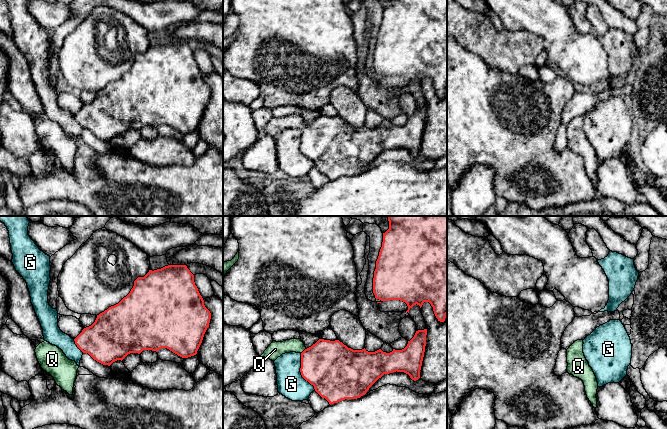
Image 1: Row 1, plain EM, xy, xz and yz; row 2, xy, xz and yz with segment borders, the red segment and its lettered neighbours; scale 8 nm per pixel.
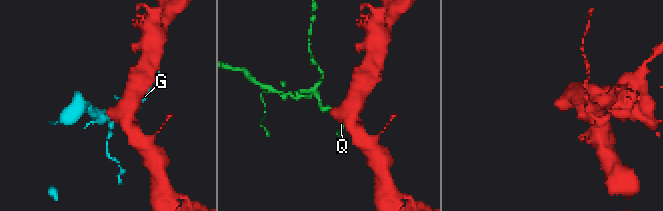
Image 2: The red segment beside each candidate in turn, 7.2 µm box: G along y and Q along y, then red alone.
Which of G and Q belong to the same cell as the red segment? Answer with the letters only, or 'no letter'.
Q

